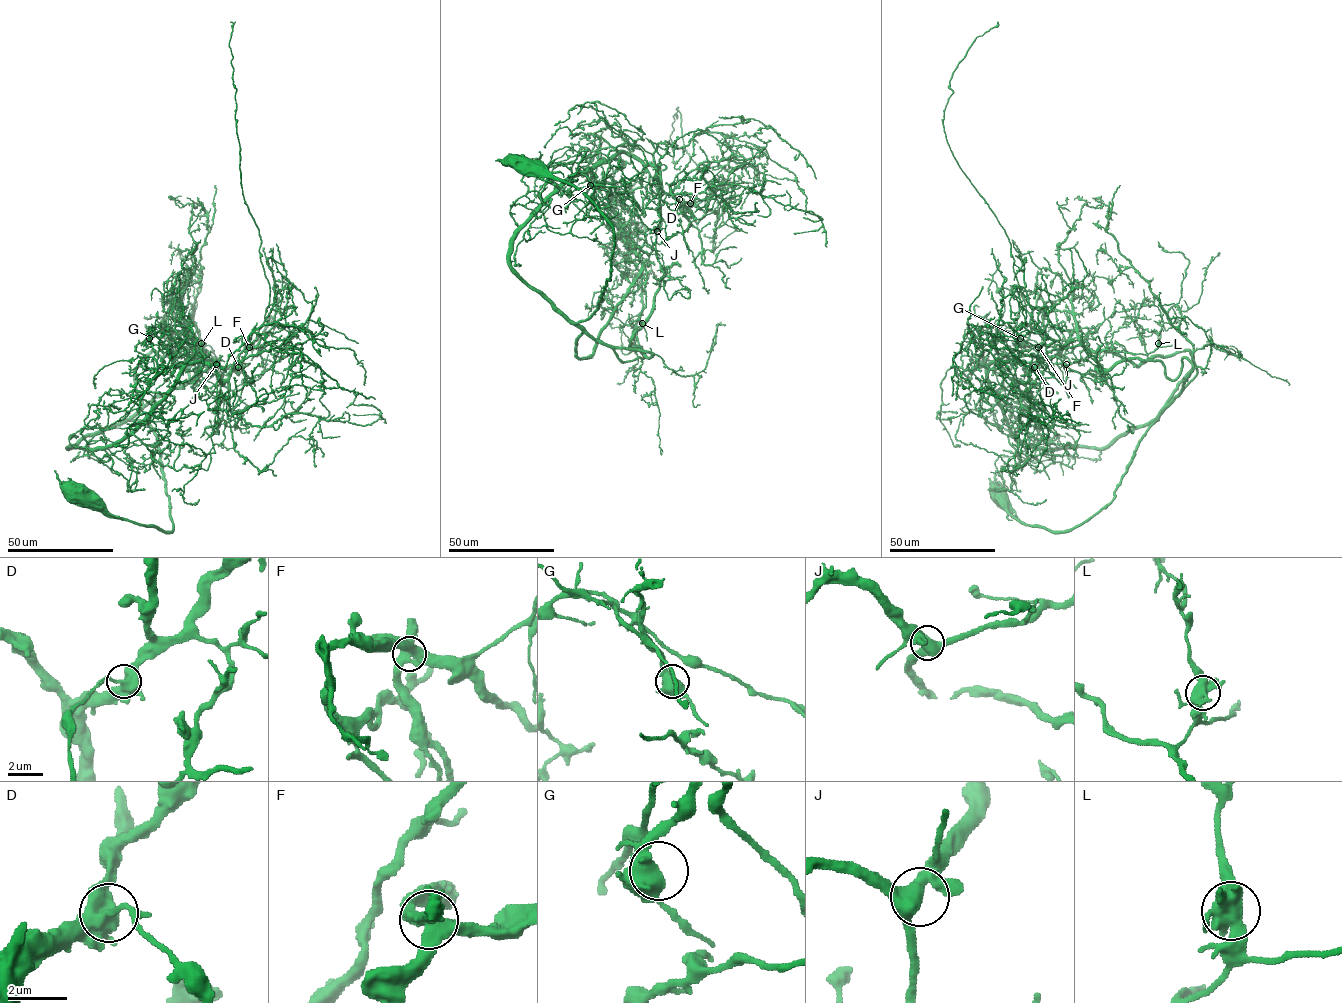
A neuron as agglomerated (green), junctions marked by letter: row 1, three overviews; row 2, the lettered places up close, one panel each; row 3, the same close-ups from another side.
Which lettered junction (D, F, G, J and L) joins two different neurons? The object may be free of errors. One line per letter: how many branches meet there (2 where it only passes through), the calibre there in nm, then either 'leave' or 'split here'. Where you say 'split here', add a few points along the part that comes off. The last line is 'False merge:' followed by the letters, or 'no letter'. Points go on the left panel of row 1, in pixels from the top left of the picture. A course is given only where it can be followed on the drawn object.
D: 4 | 480 nm | leave
F: 4 | 480 nm | split here | (249, 346), (265, 320), (270, 289), (260, 258), (258, 228), (241, 184), (230, 21)
G: 4 | 500 nm | leave
J: 4 | 440 nm | leave
L: 5 | 550 nm | leave
False merge: F

